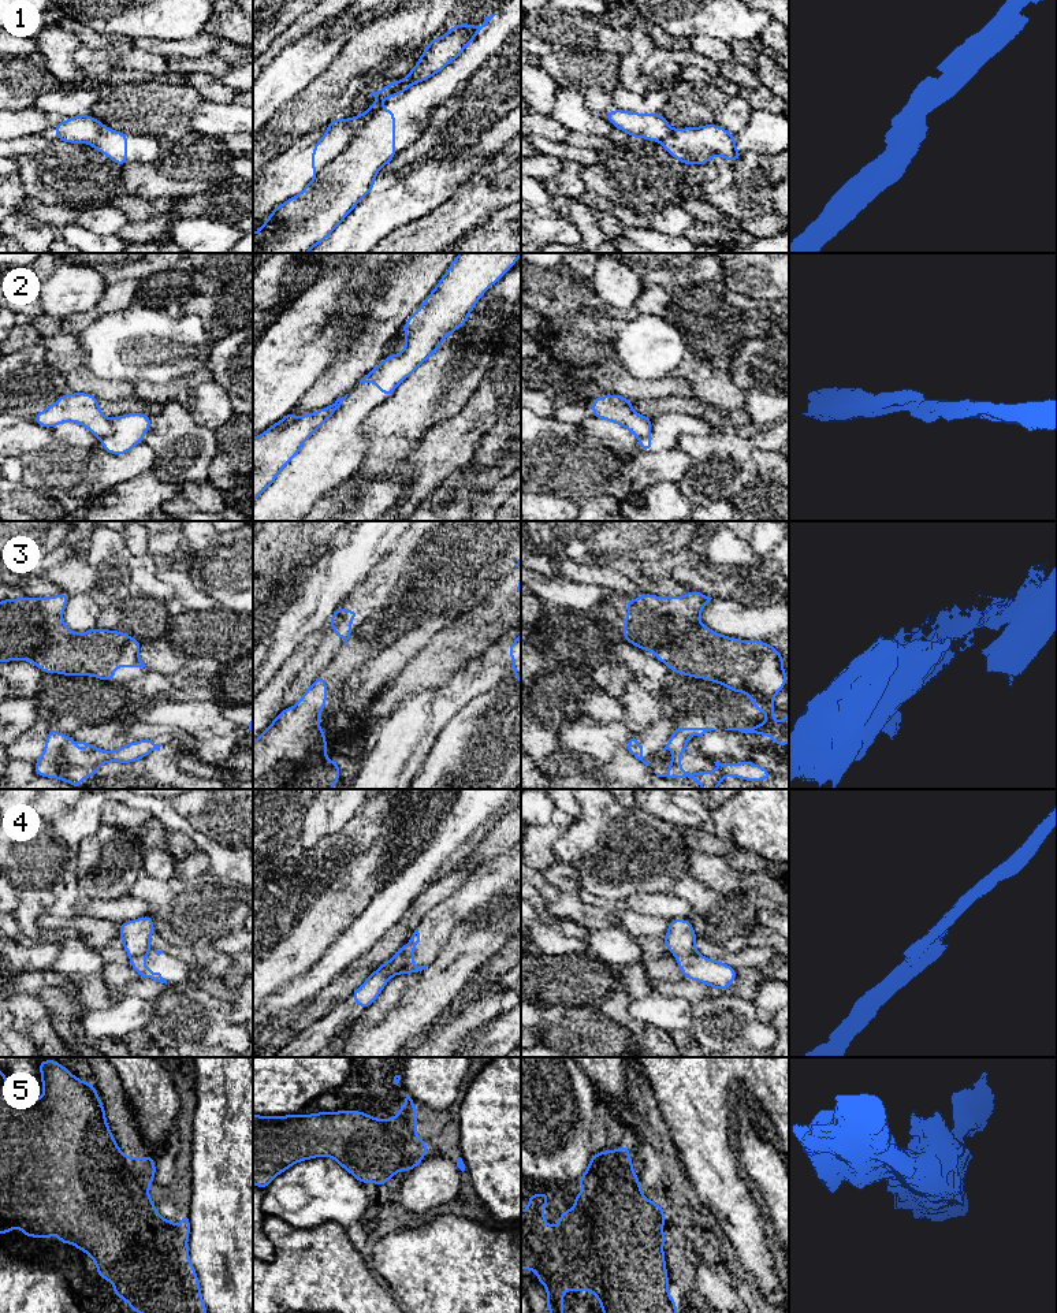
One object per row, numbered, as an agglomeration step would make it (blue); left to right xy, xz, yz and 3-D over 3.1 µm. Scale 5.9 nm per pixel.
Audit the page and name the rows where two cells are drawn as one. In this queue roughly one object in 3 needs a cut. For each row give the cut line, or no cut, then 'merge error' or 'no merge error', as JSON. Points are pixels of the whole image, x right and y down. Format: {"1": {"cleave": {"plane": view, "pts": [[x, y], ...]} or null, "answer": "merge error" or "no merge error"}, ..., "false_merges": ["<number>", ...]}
{"1": {"cleave": {"plane": "xz", "pts": [[382, 107], [352, 141], [316, 173]]}, "answer": "merge error"}, "2": {"cleave": {"plane": "xy", "pts": [[111, 420], [111, 432], [100, 439]]}, "answer": "merge error"}, "3": {"cleave": {"plane": "yz", "pts": [[676, 728], [687, 737]]}, "answer": "merge error"}, "4": {"cleave": {"plane": "xz", "pts": [[406, 945], [402, 953], [402, 964], [394, 974]]}, "answer": "merge error"}, "5": {"cleave": null, "answer": "no merge error"}, "false_merges": ["1", "2", "3", "4"]}

